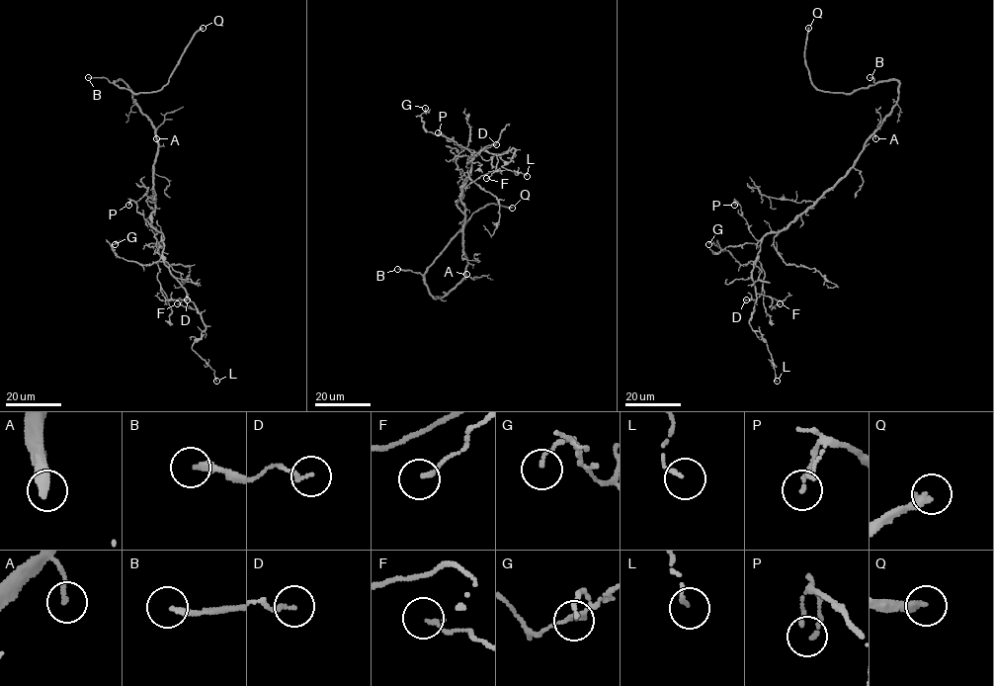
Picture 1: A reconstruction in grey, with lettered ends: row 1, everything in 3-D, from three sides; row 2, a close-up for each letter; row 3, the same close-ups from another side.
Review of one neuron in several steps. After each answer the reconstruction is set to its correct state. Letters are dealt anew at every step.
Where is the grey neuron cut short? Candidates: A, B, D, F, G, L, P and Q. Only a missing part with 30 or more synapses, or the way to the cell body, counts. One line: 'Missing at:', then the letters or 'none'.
Missing at: B, Q

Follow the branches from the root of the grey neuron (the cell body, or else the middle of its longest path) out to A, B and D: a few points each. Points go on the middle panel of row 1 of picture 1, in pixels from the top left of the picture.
A: (463, 248), (467, 261), (466, 274)
B: (463, 248), (467, 261), (465, 276), (443, 297), (435, 299), (429, 293), (419, 273), (397, 269)
D: (463, 248), (464, 205), (460, 193), (471, 168), (472, 158), (467, 158), (466, 163), (486, 146), (496, 144)

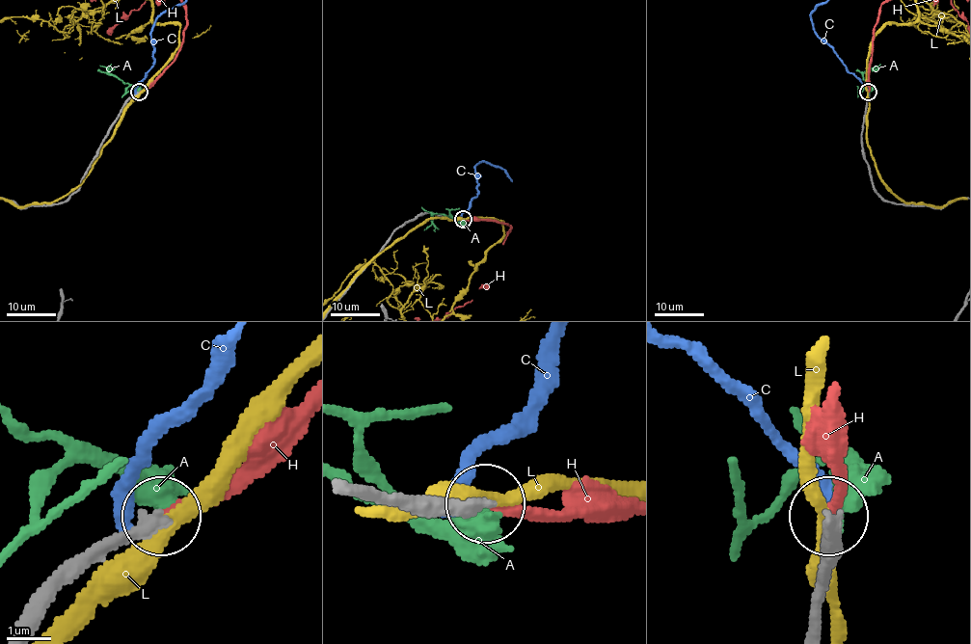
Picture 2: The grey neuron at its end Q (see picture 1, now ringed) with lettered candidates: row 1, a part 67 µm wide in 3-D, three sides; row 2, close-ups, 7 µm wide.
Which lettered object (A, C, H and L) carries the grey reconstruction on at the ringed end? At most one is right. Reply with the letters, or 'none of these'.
H

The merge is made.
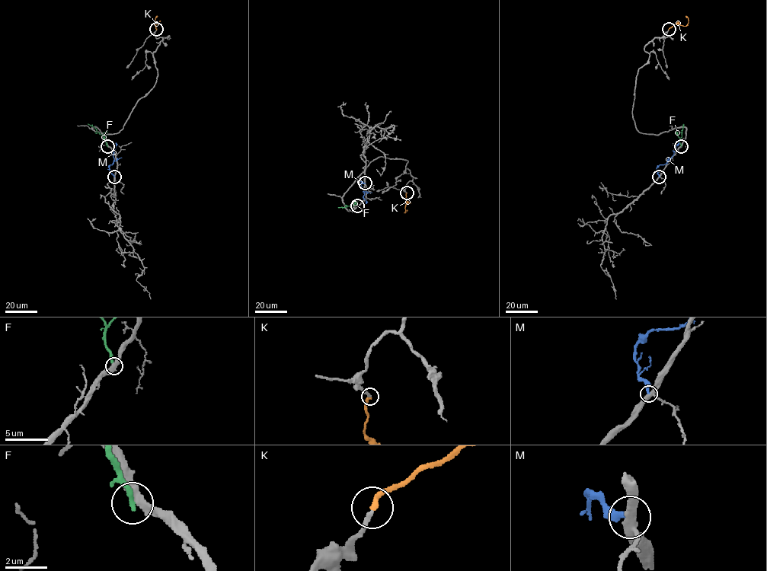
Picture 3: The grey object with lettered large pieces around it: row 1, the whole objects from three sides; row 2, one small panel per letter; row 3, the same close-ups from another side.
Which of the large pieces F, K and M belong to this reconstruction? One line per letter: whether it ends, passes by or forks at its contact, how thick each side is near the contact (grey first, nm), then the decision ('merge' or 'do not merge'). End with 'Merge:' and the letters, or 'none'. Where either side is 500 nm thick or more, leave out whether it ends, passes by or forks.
F: it ends | 400/240 nm | do not merge
K: it ends | 220/240 nm | merge
M: it ends | 360/200 nm | do not merge
Merge: K

